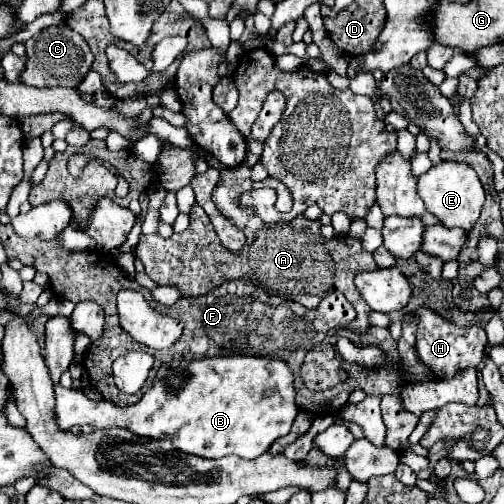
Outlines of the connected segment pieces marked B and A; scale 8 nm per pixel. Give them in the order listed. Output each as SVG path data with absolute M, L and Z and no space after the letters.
M217 356L217 358L199 358L199 360L171 360L157 370L153 378L153 386L143 398L131 406L117 406L109 400L89 400L83 392L73 388L55 386L55 414L57 424L63 430L71 426L89 424L93 428L127 428L129 432L145 438L175 438L177 448L185 454L217 460L223 456L239 456L245 460L253 460L269 450L269 446L291 432L291 426L297 416L295 390L293 390L293 374L281 360L259 358L259 356Z
M243 162L239 168L233 170L223 168L213 192L213 202L219 212L231 224L239 226L239 230L245 232L245 250L231 254L223 248L209 217L199 204L195 204L189 214L191 224L185 232L173 232L171 238L161 238L157 234L141 236L141 242L137 244L135 252L145 264L147 276L159 286L175 286L183 298L199 298L232 278L247 278L253 280L253 284L257 284L259 288L265 288L267 292L277 294L281 298L291 298L307 308L315 308L321 298L337 290L349 300L349 304L357 312L355 320L350 323L352 331L367 330L369 306L361 300L361 294L353 284L353 276L357 276L359 272L377 270L373 256L361 248L359 240L353 240L349 236L335 236L331 240L323 238L319 232L319 220L307 220L305 216L297 216L291 222L273 224L257 220L253 212L245 212L233 202L233 198L237 198L241 192L249 192L253 188L255 186L251 180L251 166Z

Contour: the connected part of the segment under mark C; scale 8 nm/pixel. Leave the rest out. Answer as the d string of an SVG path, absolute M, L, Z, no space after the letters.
M65 24L43 28L31 40L25 42L25 48L27 48L27 68L21 74L21 80L23 84L35 88L45 88L45 86L77 88L93 64L93 52L89 44Z

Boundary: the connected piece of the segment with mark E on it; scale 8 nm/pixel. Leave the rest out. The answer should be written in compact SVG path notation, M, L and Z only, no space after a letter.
M443 160L443 162L435 164L429 172L421 174L417 178L417 194L423 198L425 208L431 214L435 214L443 226L461 228L465 232L473 230L473 226L479 218L483 200L485 200L483 186L475 174L475 170L469 164L453 162L453 160Z

